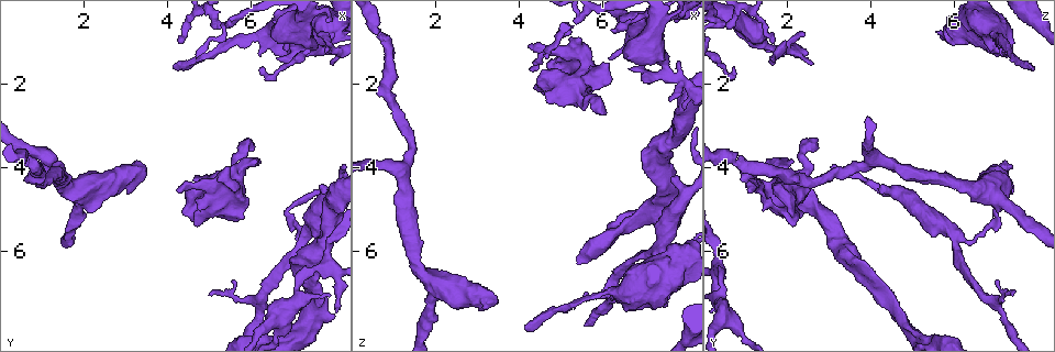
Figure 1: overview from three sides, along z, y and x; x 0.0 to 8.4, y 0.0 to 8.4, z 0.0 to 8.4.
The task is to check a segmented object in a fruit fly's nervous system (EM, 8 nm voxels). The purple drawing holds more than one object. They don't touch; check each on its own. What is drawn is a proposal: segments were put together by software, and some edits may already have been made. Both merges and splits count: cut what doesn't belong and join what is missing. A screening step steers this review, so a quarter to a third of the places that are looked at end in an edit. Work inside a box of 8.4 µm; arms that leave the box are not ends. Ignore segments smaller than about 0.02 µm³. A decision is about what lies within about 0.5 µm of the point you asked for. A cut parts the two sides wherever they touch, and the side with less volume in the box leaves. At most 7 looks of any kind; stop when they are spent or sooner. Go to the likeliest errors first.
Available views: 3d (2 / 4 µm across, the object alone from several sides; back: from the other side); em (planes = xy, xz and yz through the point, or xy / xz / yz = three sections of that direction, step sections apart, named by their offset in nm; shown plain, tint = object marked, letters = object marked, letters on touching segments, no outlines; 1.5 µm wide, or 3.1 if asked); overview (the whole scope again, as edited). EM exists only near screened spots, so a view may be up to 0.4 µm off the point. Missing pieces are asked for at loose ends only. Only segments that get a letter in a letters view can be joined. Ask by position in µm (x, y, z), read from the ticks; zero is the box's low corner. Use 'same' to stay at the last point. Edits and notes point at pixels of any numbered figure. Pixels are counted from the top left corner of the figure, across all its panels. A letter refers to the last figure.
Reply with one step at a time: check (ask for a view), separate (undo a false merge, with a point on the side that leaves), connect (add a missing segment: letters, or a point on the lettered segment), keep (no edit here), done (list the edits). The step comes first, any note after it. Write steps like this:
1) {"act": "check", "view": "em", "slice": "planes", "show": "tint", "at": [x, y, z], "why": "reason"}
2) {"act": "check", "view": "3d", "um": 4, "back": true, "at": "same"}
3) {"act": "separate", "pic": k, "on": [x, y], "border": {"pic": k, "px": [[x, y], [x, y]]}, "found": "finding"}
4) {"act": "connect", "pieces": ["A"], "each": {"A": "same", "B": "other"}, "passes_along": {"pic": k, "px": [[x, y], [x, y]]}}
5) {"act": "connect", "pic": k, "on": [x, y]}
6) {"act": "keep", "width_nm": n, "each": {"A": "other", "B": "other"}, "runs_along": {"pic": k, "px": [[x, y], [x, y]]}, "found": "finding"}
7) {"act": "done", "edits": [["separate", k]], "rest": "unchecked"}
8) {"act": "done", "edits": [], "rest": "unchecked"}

{"act": "check", "view": "em", "slice": "planes", "show": "plain", "at": [6.00, 3.60, 2.75], "why": "free end"}

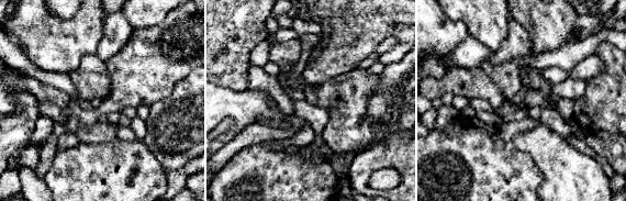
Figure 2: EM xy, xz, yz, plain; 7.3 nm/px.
{"act": "check", "view": "em", "slice": "planes", "show": "letters", "at": "same"}

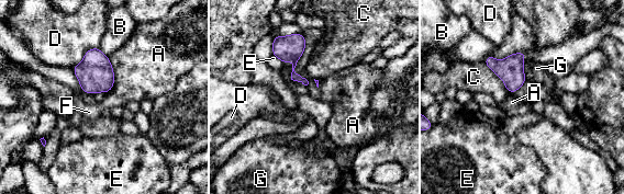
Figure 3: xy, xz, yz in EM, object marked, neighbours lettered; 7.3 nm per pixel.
{"act": "keep", "each": {"A": "other", "B": "other", "C": "other", "D": "other", "E": "other", "F": "other", "G": "other"}, "found": "no lettered segment goes on from it"}

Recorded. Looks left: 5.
{"act": "check", "view": "3d", "um": 2, "at": [7.70, 4.45, 4.20], "why": "an open end"}

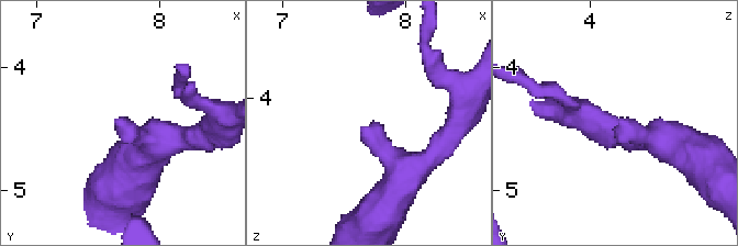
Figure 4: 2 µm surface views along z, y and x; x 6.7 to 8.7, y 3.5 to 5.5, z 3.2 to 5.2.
{"act": "check", "view": "em", "slice": "planes", "show": "letters", "at": [7.70, 4.50, 4.20]}

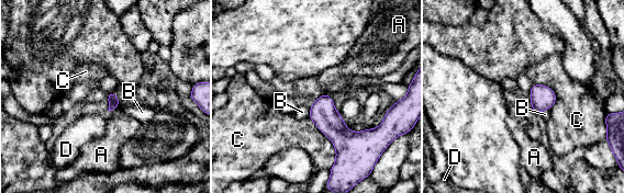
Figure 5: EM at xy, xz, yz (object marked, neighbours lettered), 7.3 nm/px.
{"act": "connect", "pieces": ["D"], "longest_contact_nm": ["C", 420], "each": {"A": "other", "B": "other", "C": "other", "D": "same"}, "passes_along": {"pic": 5, "px": [[543, 98], [534, 111], [533, 128]]}, "found": "it goes on there"}

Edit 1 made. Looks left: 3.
{"act": "check", "view": "overview", "why": "redraw"}

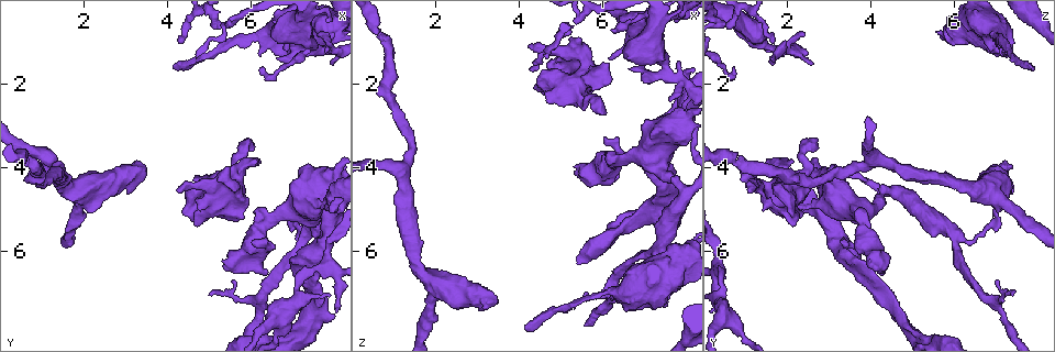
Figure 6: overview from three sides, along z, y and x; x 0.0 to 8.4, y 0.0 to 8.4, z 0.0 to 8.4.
{"act": "check", "view": "3d", "um": 4, "at": [6.40, 0.85, 6.95], "why": "sudden change in width"}

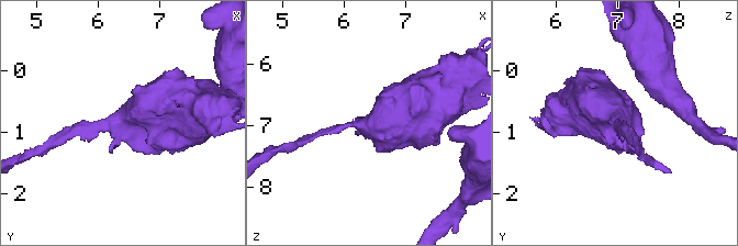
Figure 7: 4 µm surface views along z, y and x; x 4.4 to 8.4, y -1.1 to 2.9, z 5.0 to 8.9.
{"act": "check", "view": "em", "slice": "planes", "show": "letters", "at": [6.35, 0.80, 6.95], "why": "now the EM"}

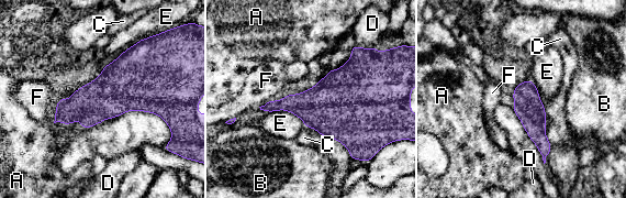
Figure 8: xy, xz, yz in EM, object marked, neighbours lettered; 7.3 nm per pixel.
{"act": "keep", "width_nm": 200, "each": {"A": "other", "B": "other", "C": "other", "D": "other", "E": "other", "F": "other"}, "found": "continuous, no second cell"}

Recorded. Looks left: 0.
{"act": "done", "edits": [["connect", 5]], "rest": "unchecked"}

